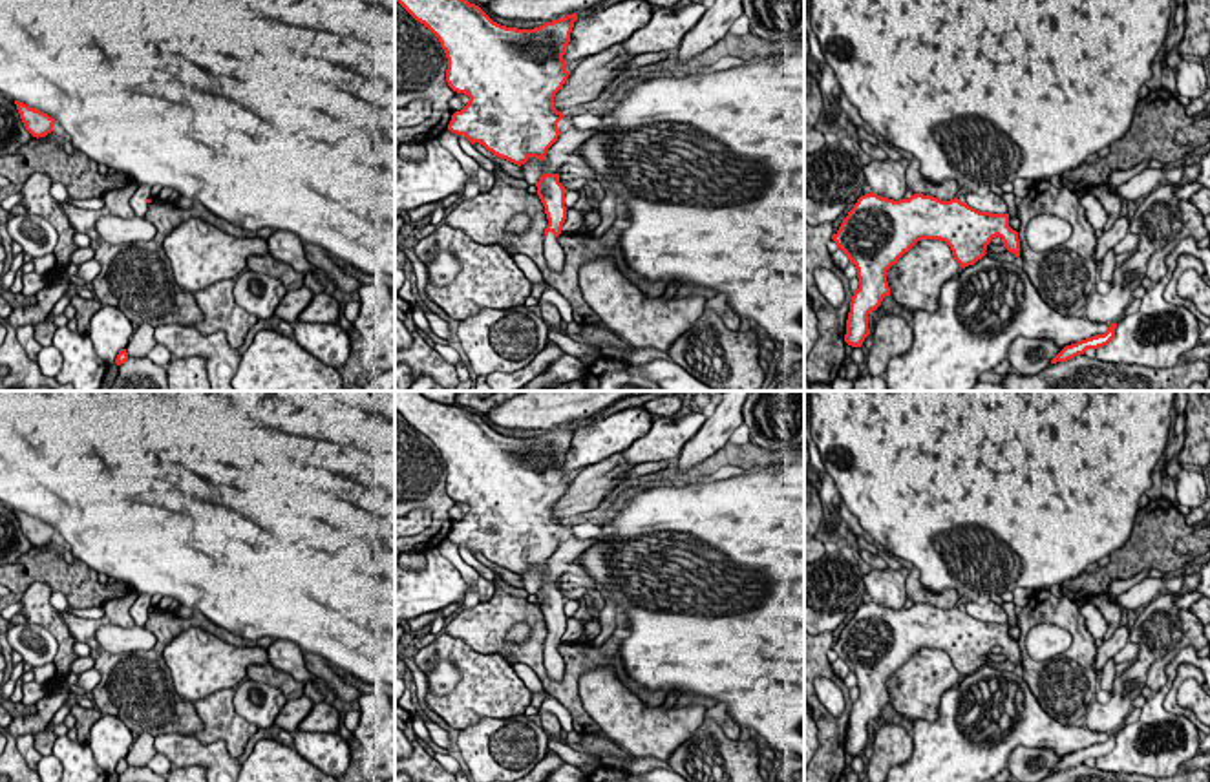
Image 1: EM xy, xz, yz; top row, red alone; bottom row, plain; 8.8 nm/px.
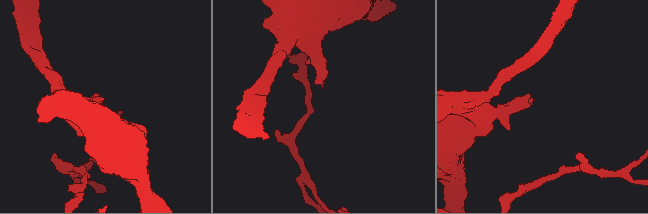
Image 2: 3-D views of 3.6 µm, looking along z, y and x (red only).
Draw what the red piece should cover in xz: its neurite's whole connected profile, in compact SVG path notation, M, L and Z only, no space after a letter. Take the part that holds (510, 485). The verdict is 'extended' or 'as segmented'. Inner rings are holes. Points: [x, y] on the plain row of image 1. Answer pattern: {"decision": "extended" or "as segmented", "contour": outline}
{"decision": "as segmented", "contour": "M395 391L395 409L439 448L448 468L448 495L470 506L468 513L451 524L448 539L517 576L530 566L545 570L561 543L557 532L565 524L554 517L554 506L570 484L563 464L578 424L534 439L506 437L479 415L457 404L431 402L420 391Z"}

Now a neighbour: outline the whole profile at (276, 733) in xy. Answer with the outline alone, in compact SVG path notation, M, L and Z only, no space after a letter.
M278 725L261 727L261 729L258 729L258 731L249 738L249 742L247 742L247 745L245 745L245 751L238 756L238 762L243 764L243 762L250 756L254 745L256 745L260 740L263 740L263 738L276 740L276 742L280 742L280 744L283 744L283 745L289 745L289 747L294 745L294 736L292 736L292 733L289 733L289 731L285 731L285 729L278 727Z

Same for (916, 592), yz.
M912 568L907 576L907 597L912 603L923 603L938 607L941 610L950 610L956 607L960 594L952 588L947 588L943 592L927 590L919 581L919 570Z

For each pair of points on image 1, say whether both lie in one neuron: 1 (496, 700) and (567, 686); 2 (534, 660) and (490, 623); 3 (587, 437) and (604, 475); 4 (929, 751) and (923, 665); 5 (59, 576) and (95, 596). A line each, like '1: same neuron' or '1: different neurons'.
1: different neurons
2: same neuron
3: different neurons
4: different neurons
5: same neuron

